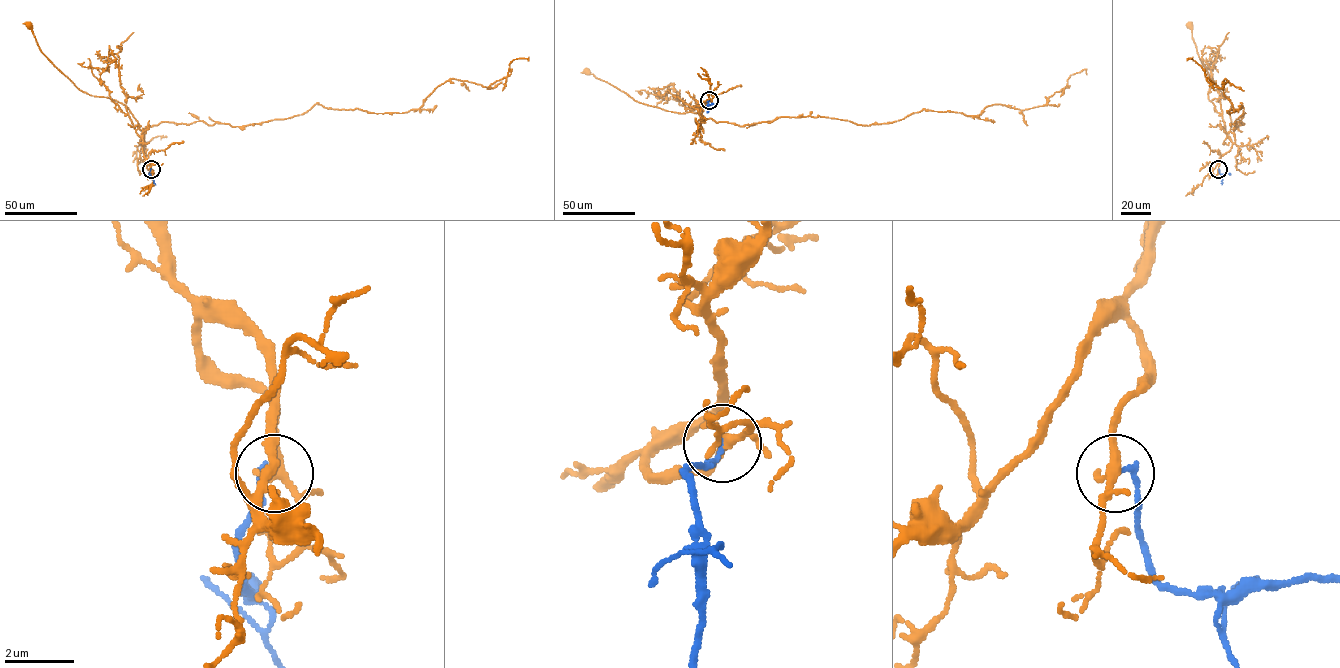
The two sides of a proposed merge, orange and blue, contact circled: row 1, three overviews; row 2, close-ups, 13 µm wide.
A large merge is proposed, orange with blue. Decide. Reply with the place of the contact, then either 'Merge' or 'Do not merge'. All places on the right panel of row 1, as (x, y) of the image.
Place: (1218, 169). Do not merge

